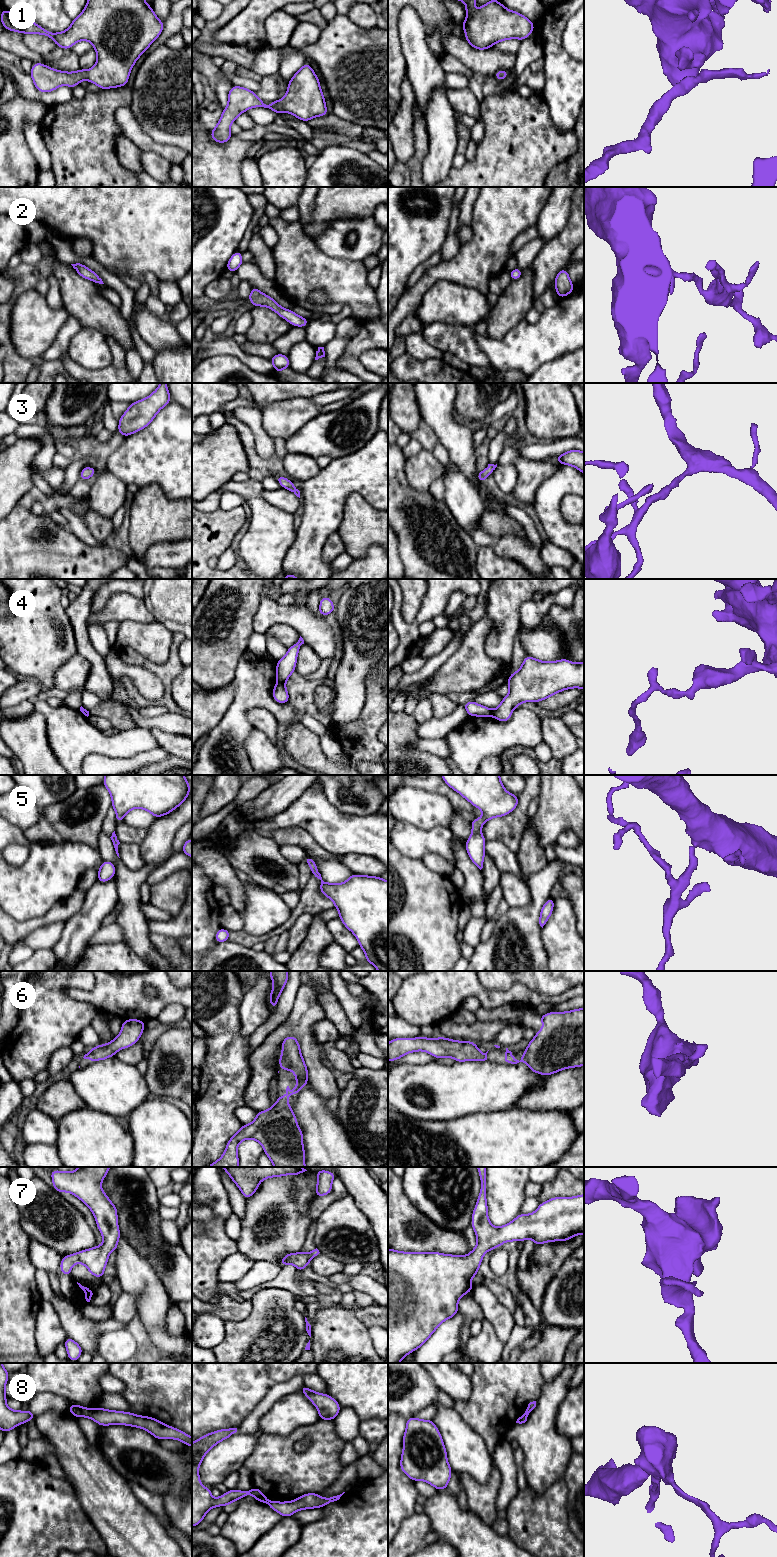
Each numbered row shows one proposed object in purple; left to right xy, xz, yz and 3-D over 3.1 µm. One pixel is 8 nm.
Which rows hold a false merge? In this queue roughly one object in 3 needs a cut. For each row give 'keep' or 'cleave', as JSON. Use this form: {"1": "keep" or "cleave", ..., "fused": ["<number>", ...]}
{"1": "keep", "2": "keep", "3": "keep", "4": "cleave", "5": "keep", "6": "keep", "7": "keep", "8": "cleave", "fused": ["4", "8"]}

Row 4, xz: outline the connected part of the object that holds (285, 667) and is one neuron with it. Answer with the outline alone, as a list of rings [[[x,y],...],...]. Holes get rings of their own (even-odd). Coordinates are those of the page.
[[[300,636],[298,642],[288,648],[286,655],[277,660],[276,679],[278,683],[286,683],[290,675],[295,672],[297,656],[300,646],[304,644],[303,638]]]

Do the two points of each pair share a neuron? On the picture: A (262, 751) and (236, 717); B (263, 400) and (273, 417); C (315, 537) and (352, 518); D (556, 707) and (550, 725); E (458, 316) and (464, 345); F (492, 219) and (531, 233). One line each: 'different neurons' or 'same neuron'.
A: different neurons
B: different neurons
C: different neurons
D: different neurons
E: different neurons
F: different neurons

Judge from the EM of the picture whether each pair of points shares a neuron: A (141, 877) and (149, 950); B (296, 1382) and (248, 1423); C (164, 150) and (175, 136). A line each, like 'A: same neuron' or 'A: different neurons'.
A: same neuron
B: same neuron
C: different neurons

